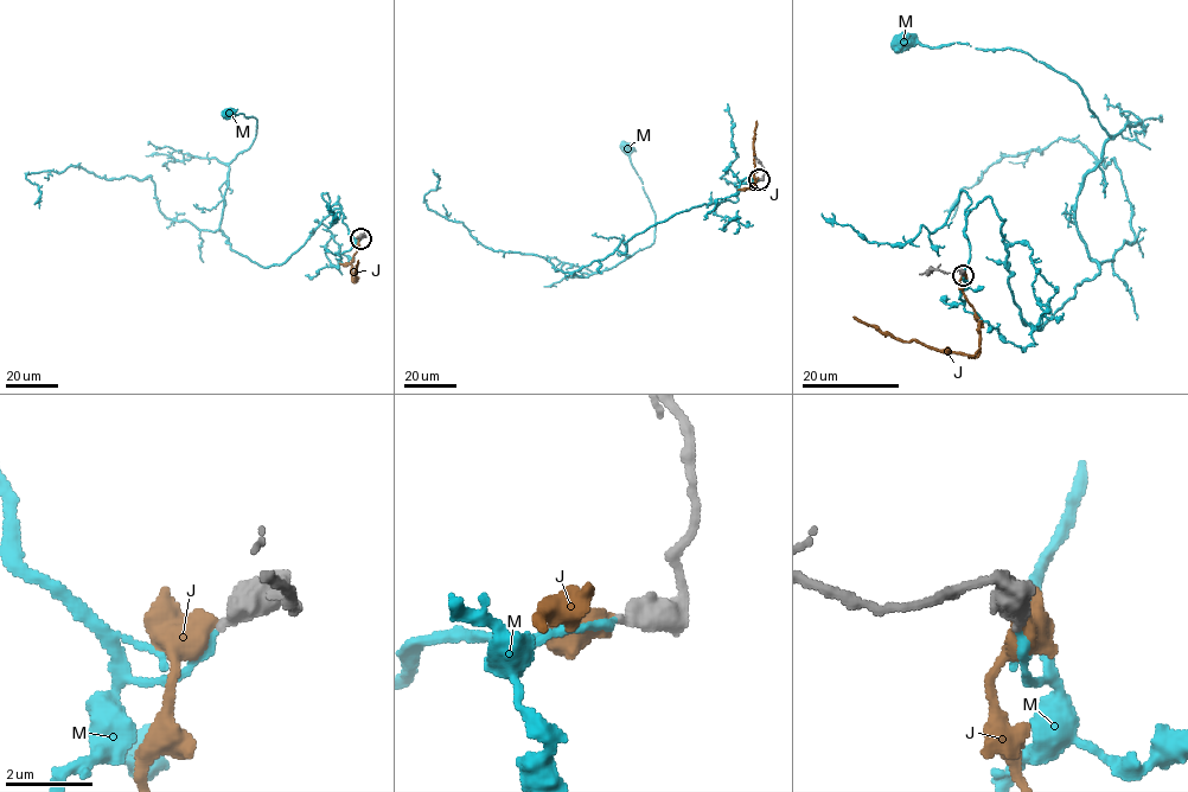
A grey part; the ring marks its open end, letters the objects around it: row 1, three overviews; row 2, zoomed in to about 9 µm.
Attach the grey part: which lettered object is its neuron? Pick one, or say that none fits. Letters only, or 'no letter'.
M

